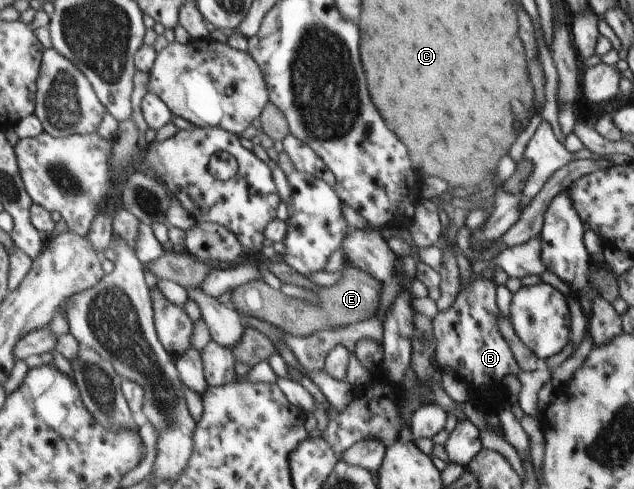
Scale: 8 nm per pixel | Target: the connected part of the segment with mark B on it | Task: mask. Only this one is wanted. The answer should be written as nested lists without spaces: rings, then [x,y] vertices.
[[[484,278],[470,282],[467,288],[462,288],[458,293],[451,308],[445,311],[439,311],[437,316],[432,320],[432,328],[436,340],[435,361],[437,366],[440,367],[441,373],[444,374],[443,369],[451,368],[457,374],[456,376],[458,378],[471,382],[473,386],[481,390],[494,386],[503,387],[501,383],[505,376],[513,374],[513,376],[517,377],[517,374],[520,372],[520,368],[513,354],[511,354],[510,345],[501,336],[501,332],[497,332],[499,328],[495,326],[497,324],[497,318],[501,315],[496,302],[496,287],[491,279]]]

